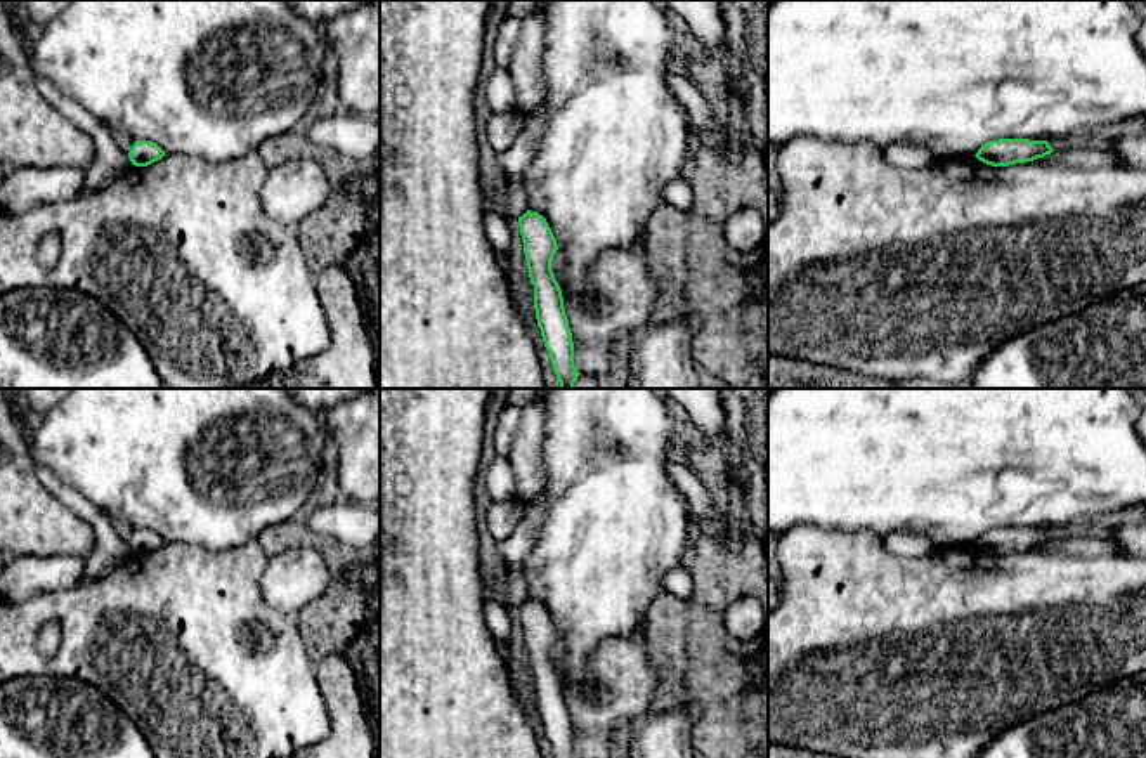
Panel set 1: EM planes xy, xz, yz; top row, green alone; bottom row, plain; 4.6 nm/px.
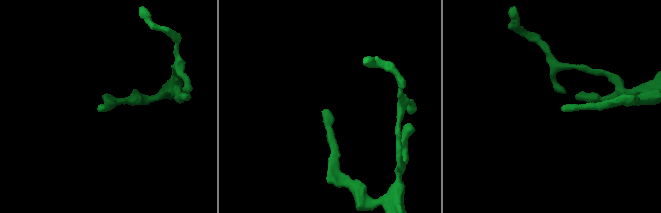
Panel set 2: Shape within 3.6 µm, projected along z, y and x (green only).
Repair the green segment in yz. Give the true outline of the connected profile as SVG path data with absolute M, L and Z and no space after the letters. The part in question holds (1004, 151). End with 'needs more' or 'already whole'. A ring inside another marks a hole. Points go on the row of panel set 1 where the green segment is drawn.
M999 139L985 142L974 156L992 167L1007 167L1044 158L1052 151L1047 140Z | already whole

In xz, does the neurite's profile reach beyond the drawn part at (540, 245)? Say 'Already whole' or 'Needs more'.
Already whole

